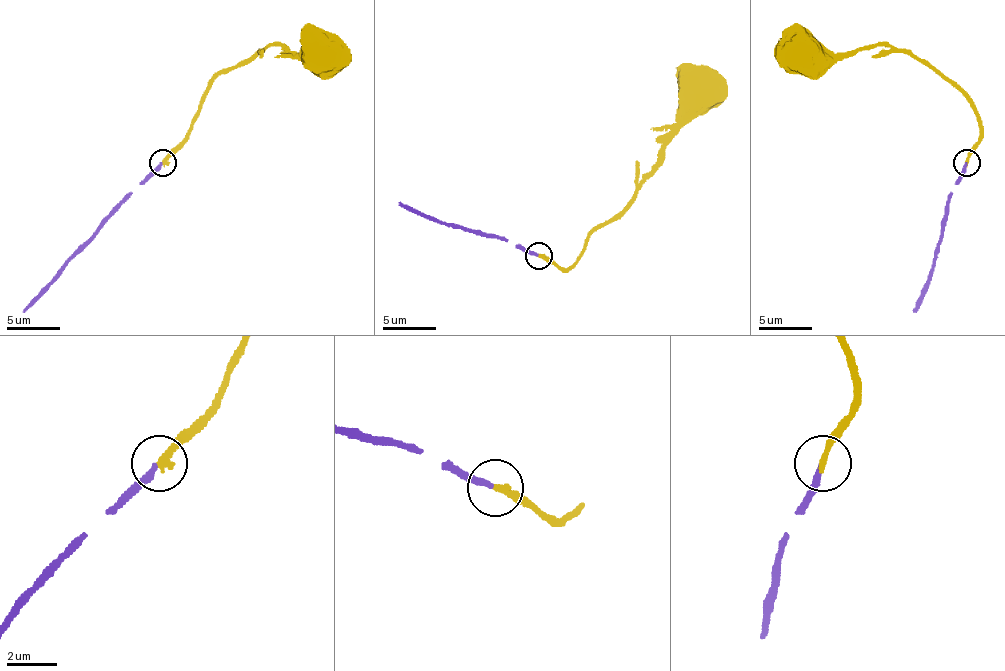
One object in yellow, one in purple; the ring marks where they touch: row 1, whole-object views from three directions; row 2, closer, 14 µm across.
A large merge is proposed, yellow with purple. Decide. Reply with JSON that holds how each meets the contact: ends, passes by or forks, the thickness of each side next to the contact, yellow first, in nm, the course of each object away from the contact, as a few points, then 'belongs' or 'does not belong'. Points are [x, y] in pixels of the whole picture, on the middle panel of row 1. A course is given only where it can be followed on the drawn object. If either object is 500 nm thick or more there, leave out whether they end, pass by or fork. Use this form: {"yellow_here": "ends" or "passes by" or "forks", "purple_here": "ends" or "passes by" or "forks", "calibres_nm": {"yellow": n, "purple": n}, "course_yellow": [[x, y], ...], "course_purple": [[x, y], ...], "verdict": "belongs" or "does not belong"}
{"yellow_here": "ends", "purple_here": "ends", "calibres_nm": {"yellow": 280, "purple": 240}, "course_yellow": [[538, 256], [546, 256], [567, 270], [586, 240], [615, 216], [658, 160], [661, 147], [703, 104], [703, 88]], "course_purple": [[538, 256], [501, 238], [421, 216], [399, 203]], "verdict": "belongs"}

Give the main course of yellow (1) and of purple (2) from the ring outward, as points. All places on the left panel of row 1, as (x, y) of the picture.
1: (162, 163), (186, 136), (210, 83), (269, 46), (282, 46), (319, 59), (327, 51)
2: (162, 163), (23, 312)

